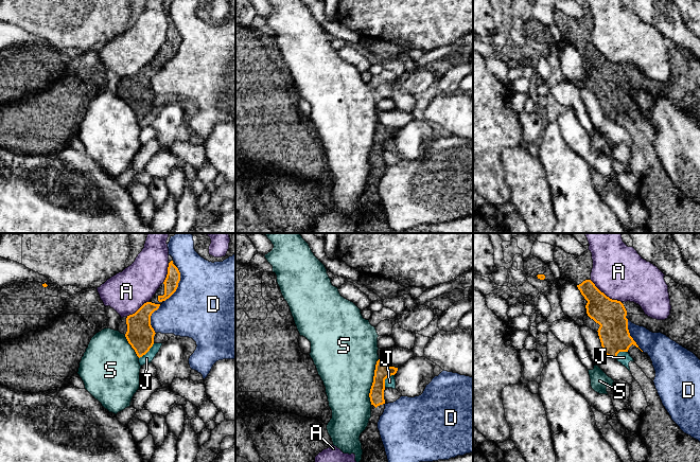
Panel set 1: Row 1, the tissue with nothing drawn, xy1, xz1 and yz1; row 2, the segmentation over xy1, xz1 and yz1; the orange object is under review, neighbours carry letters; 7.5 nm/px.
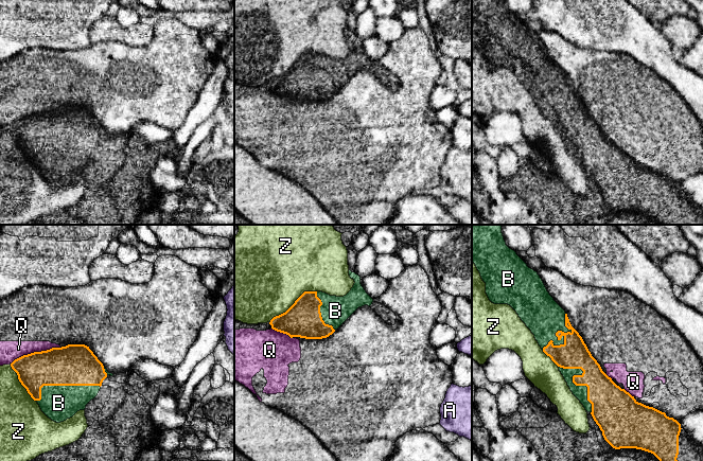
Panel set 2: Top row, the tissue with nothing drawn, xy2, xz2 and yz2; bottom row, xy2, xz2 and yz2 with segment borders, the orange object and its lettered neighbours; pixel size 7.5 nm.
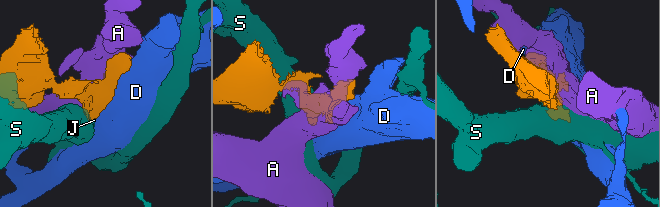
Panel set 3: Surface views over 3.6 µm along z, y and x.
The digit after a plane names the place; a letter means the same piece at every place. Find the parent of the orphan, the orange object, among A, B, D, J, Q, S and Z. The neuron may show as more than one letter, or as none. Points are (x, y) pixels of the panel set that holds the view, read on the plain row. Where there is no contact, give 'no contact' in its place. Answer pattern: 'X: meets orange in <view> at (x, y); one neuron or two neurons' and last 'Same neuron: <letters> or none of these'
A: meets orange in yz1 at (605, 57); two neurons
B: meets orange in yz2 at (557, 99); one neuron
D: meets orange in yz1 at (629, 95); two neurons
J: meets orange in xy1 at (146, 114); two neurons
Q: meets orange in xy2 at (35, 114); two neurons
S: meets orange in xz1 at (373, 144); two neurons
Z: meets orange in xz2 at (293, 67); two neurons
Same neuron: B

